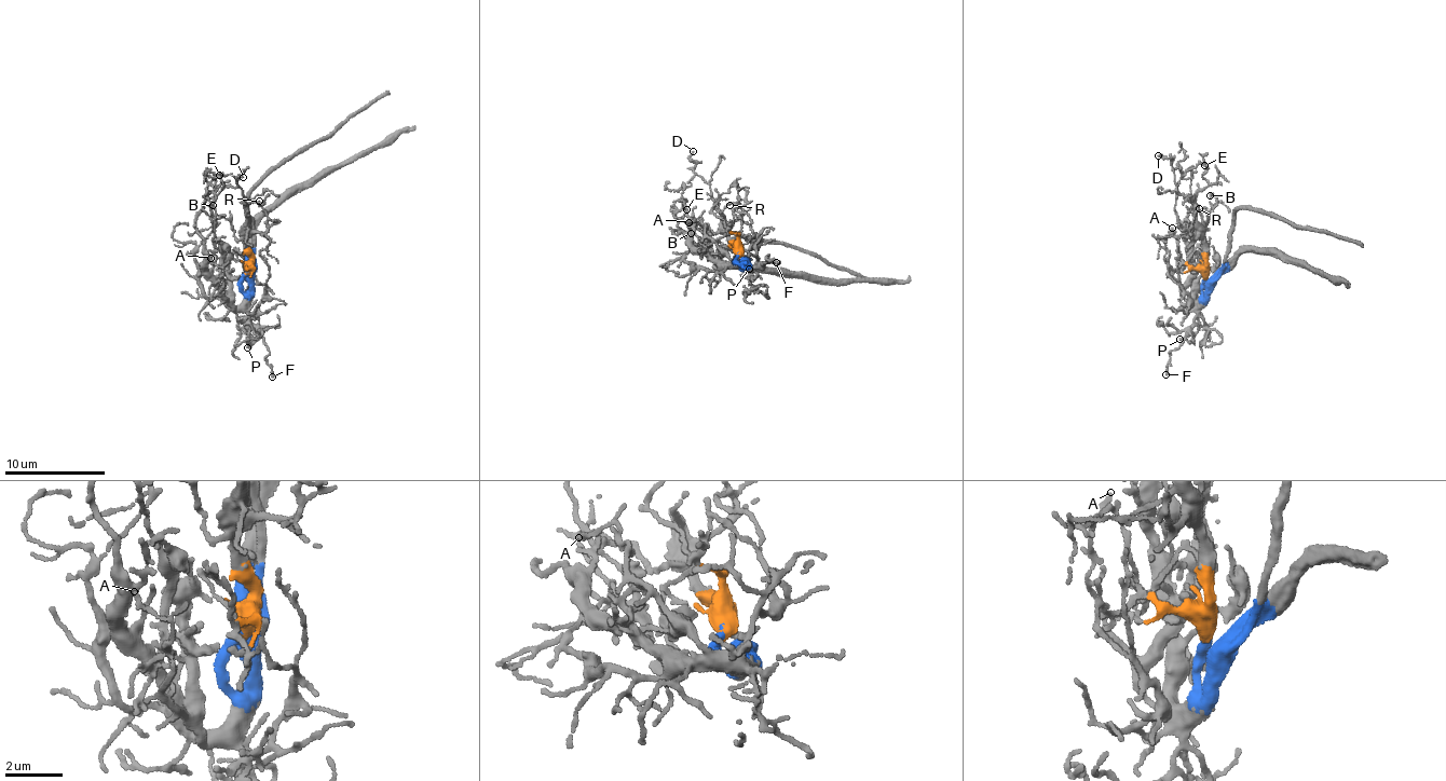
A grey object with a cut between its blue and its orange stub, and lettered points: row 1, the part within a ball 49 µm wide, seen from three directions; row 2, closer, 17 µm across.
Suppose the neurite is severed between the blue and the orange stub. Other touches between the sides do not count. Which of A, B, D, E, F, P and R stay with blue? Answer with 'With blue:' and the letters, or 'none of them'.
With blue: A, B, E, F, P

